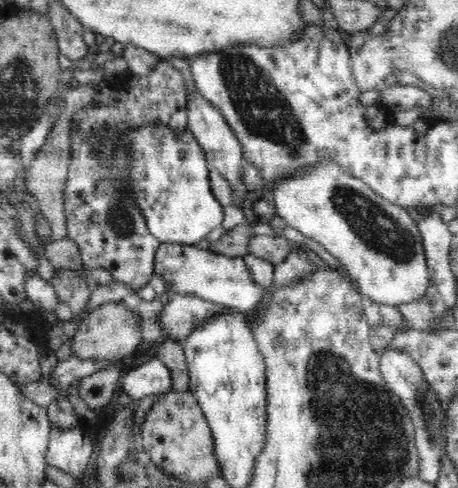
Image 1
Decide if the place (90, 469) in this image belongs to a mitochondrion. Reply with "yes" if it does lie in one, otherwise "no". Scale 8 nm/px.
no

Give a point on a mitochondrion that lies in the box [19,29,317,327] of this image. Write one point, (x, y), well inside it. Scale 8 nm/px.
(263, 109)

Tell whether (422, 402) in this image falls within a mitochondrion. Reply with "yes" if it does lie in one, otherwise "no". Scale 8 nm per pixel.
yes

